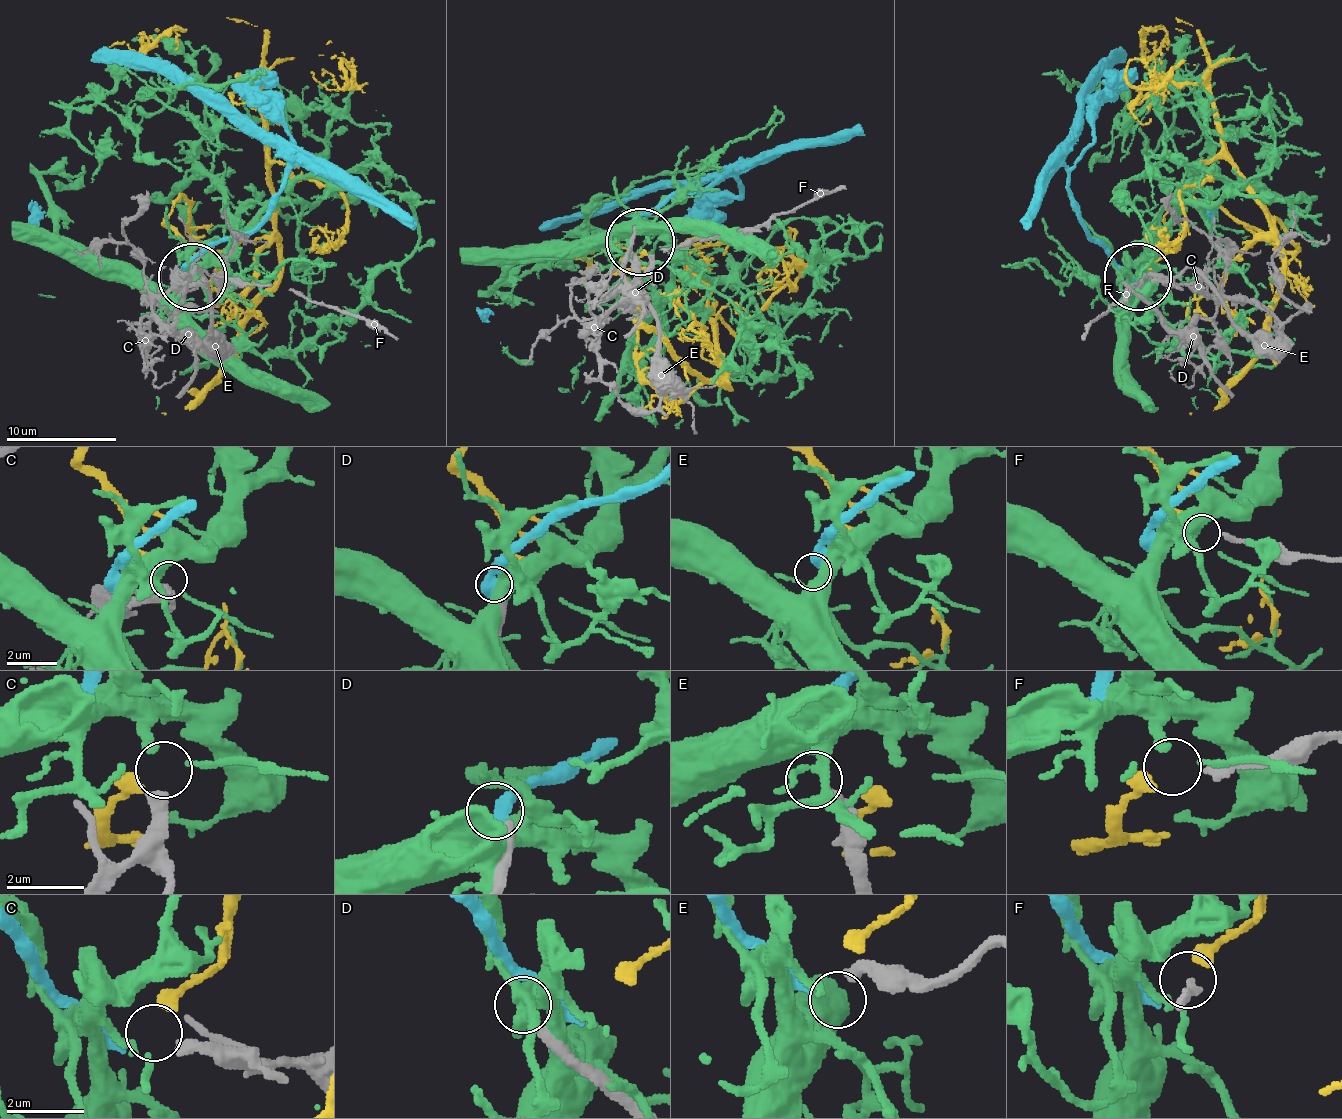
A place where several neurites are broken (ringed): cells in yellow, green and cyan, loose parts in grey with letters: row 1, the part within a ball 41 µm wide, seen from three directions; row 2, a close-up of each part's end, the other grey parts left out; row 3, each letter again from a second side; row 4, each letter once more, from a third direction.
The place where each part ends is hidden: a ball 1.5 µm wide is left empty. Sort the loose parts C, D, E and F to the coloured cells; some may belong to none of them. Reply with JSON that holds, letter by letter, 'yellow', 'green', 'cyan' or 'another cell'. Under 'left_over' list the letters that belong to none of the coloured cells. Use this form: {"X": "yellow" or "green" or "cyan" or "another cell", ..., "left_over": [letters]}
{"C": "green", "D": "another cell", "E": "cyan", "F": "yellow", "left_over": ["D"]}

